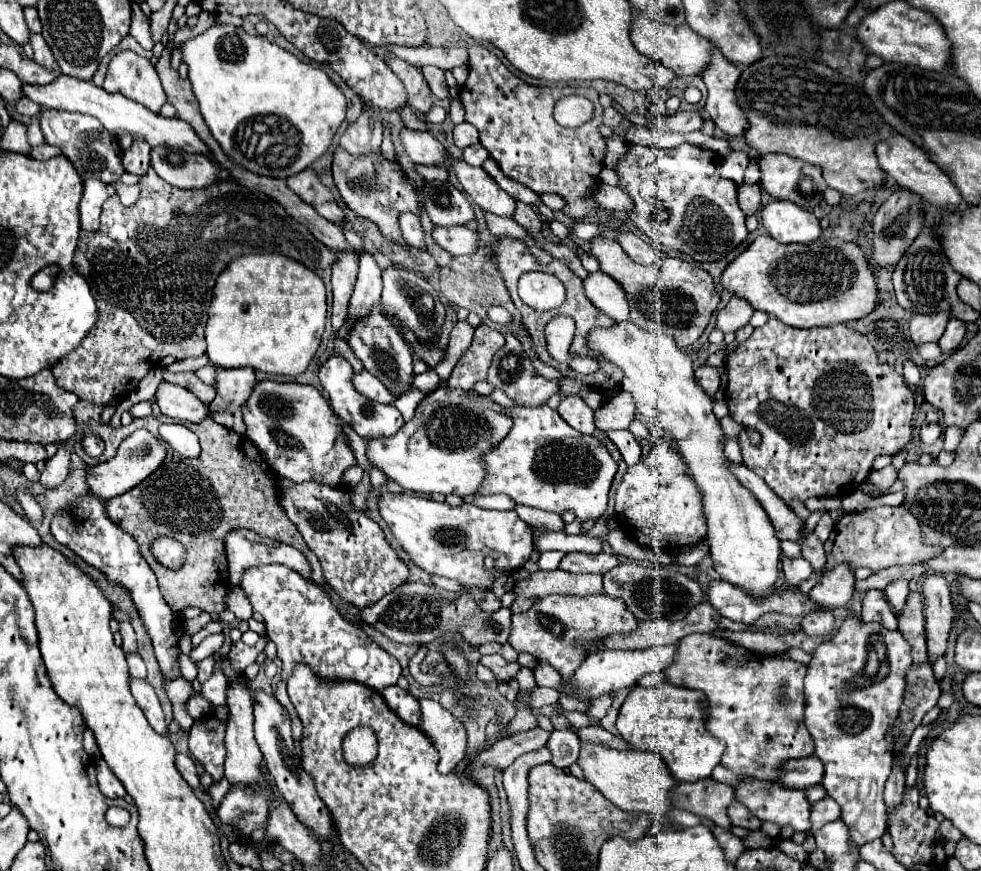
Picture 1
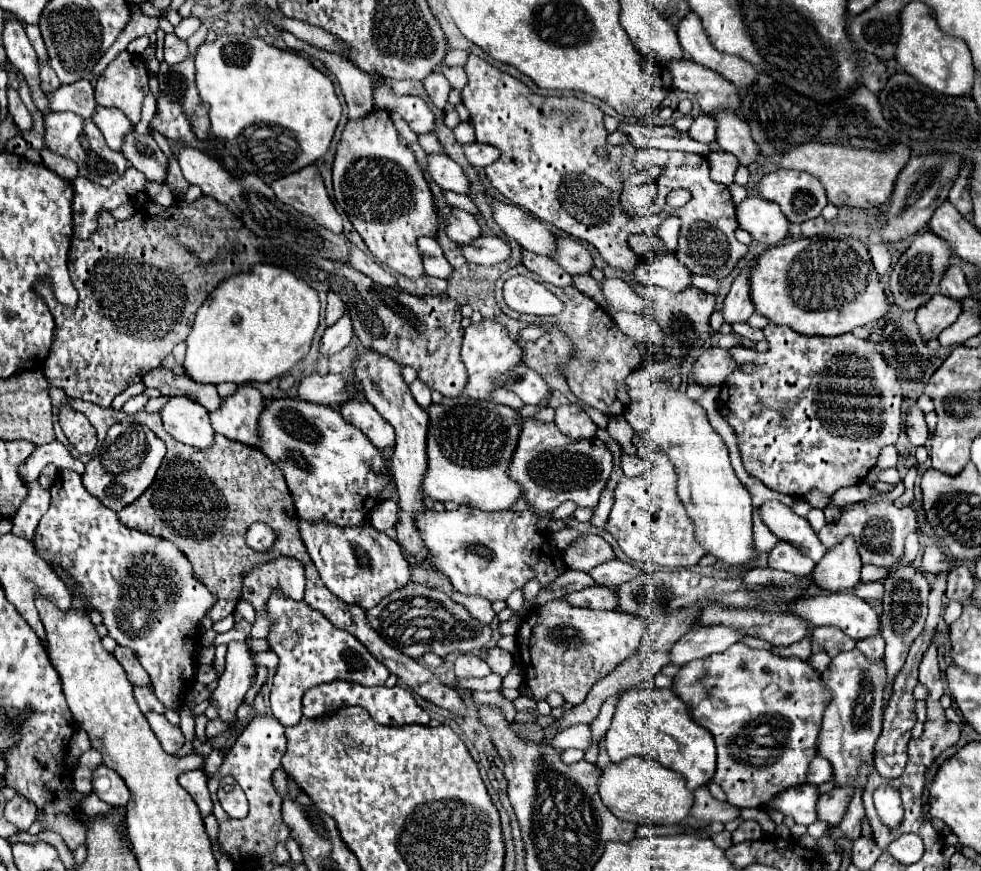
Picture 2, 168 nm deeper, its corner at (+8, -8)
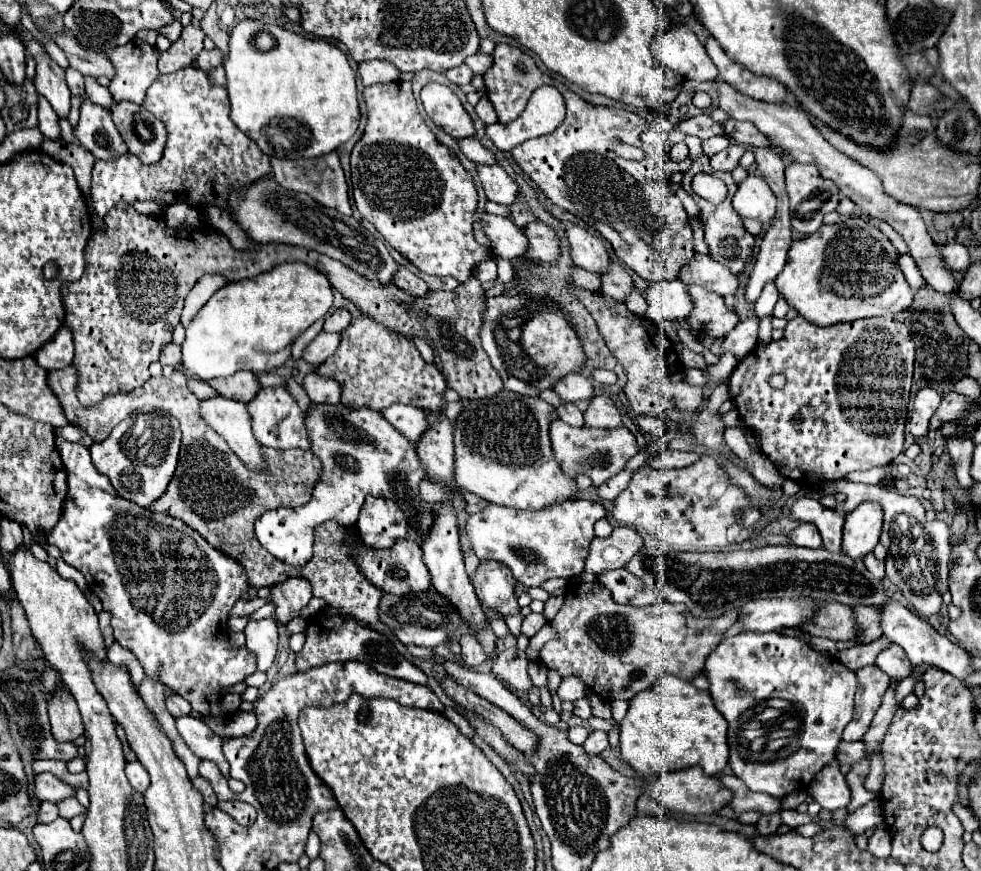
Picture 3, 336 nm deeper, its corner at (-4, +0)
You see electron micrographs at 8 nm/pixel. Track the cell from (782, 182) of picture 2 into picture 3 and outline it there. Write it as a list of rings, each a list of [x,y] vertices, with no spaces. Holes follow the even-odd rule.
[[[791,162],[785,168],[785,182],[787,182],[787,194],[789,194],[791,228],[805,236],[817,232],[823,224],[823,216],[833,212],[839,204],[837,186],[833,186],[833,182],[825,180],[813,164],[799,164],[799,162]]]

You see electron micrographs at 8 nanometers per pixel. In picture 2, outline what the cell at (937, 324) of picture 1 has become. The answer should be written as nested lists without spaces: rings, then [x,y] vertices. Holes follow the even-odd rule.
[[[941,294],[933,296],[933,302],[929,306],[923,306],[915,314],[915,322],[919,326],[919,336],[923,342],[929,342],[941,334],[949,324],[957,320],[961,314],[961,302],[951,302],[951,298],[943,298]]]

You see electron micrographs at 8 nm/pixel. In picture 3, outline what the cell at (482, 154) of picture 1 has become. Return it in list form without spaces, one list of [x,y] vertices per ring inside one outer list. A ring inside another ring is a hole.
[[[555,86],[537,88],[523,114],[511,124],[487,126],[487,136],[499,150],[513,150],[517,144],[551,134],[565,120],[565,102]]]

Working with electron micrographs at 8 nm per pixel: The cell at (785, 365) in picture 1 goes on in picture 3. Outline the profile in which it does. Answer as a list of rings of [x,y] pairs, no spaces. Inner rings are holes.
[[[803,316],[793,318],[787,328],[785,336],[779,342],[771,342],[765,348],[755,348],[743,362],[737,364],[733,374],[729,376],[729,392],[735,408],[741,414],[741,420],[747,424],[747,428],[757,430],[761,434],[761,450],[763,454],[769,456],[771,462],[777,464],[779,472],[785,478],[791,478],[795,482],[821,482],[821,480],[841,480],[847,472],[853,470],[869,470],[875,466],[889,466],[901,452],[903,452],[903,442],[905,442],[905,414],[907,414],[907,402],[909,402],[909,392],[911,392],[911,378],[913,378],[913,360],[915,360],[915,342],[911,338],[911,330],[895,322],[893,316],[875,316],[875,318],[865,318],[865,320],[853,320],[853,322],[839,322],[833,326],[815,326],[807,322]],[[773,374],[783,374],[787,378],[787,384],[781,390],[775,390],[769,386],[769,376]]]

